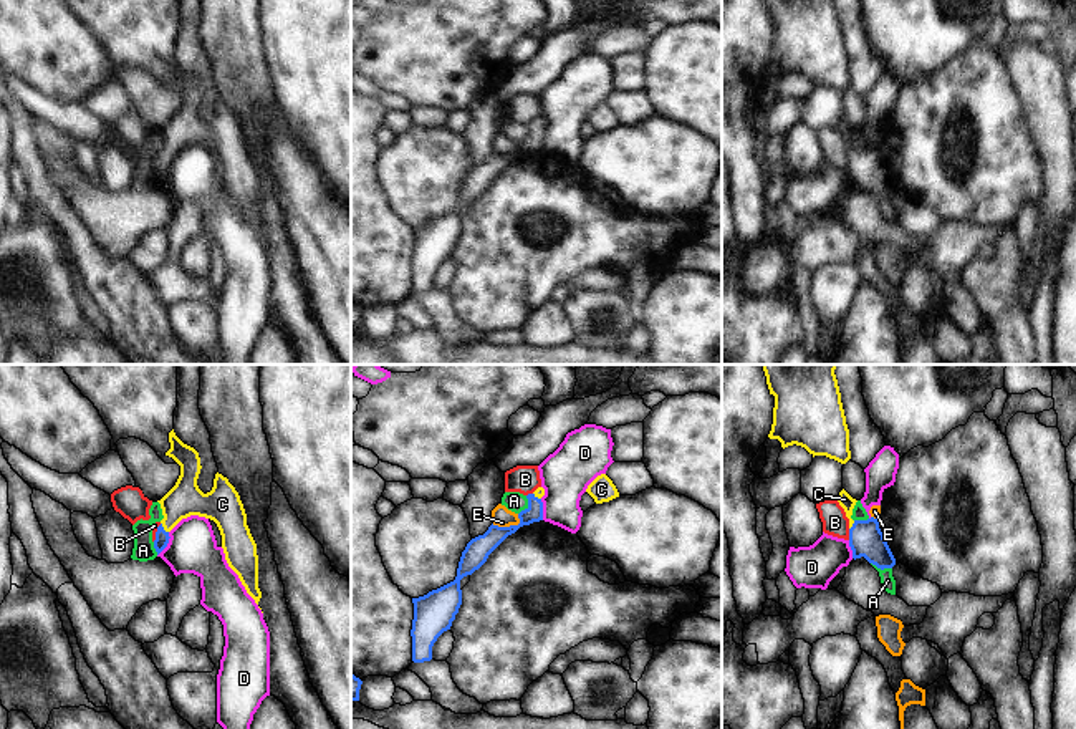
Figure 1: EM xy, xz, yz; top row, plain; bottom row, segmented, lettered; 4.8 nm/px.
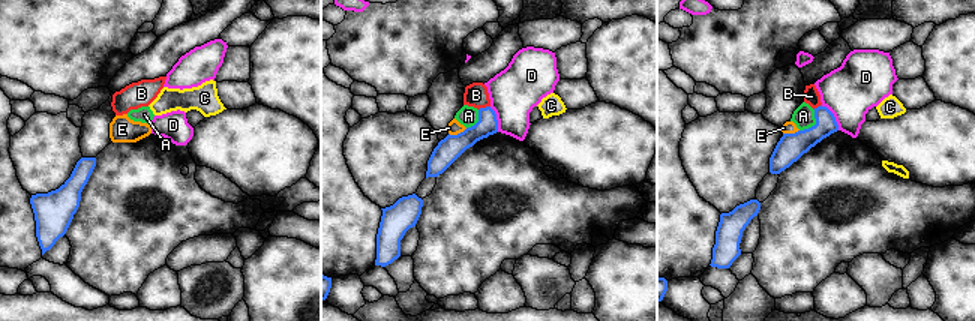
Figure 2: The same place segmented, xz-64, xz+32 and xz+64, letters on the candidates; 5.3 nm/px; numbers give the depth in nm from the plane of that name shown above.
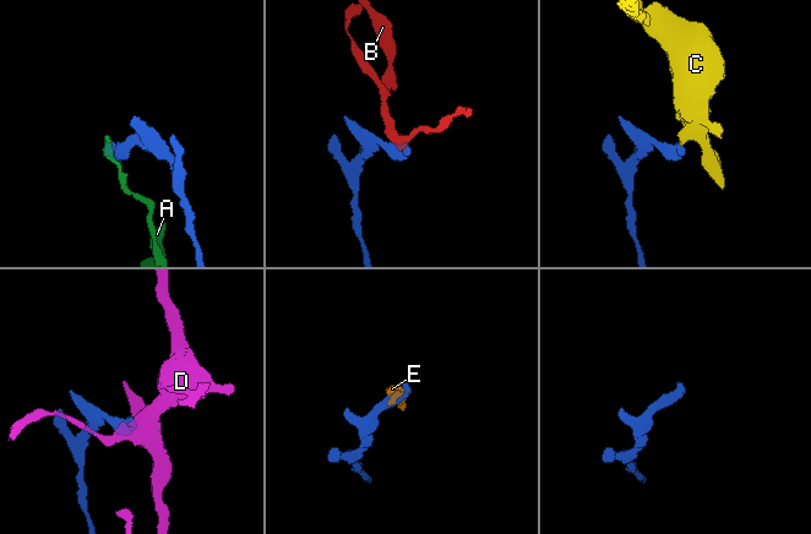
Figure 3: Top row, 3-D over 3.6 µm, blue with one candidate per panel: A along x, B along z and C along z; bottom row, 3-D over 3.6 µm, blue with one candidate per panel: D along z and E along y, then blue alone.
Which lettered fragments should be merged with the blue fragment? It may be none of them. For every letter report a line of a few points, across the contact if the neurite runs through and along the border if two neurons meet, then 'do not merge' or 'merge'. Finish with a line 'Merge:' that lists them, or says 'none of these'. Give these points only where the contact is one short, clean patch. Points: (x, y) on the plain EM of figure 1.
A: line xz (527, 125), (527, 135), (518, 143); do not merge
B: line yz (848, 158), (850, 168); do not merge
C: line xy (163, 166), (163, 156), (184, 128); merge
D: line xy (169, 161), (169, 171), (158, 184); do not merge
E: line xz (520, 148), (512, 154), (492, 153); do not merge
Merge: C

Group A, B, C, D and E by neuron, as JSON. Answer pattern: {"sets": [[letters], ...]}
{"sets": [["A"], ["B"], ["C"], ["D"], ["E"]]}

